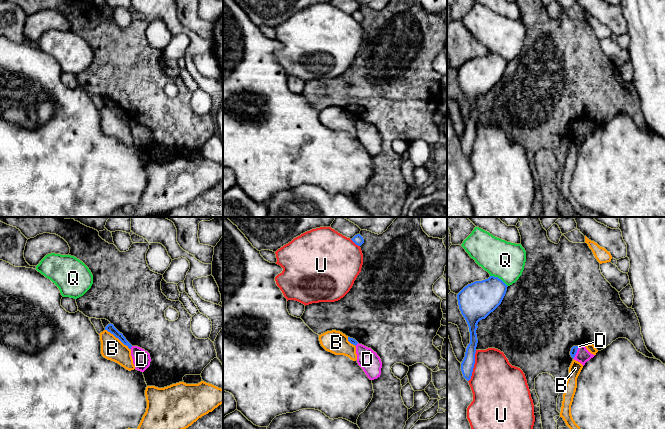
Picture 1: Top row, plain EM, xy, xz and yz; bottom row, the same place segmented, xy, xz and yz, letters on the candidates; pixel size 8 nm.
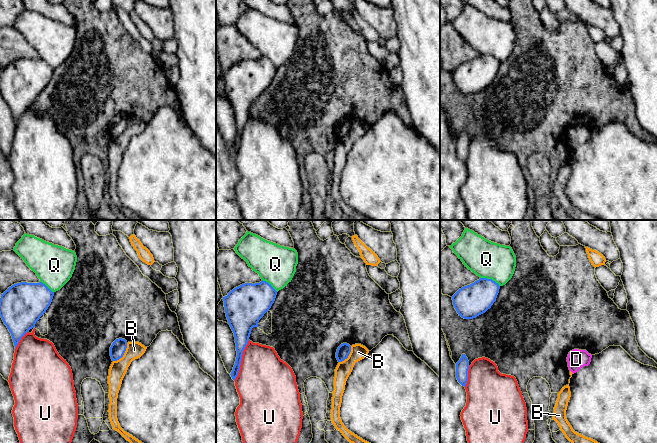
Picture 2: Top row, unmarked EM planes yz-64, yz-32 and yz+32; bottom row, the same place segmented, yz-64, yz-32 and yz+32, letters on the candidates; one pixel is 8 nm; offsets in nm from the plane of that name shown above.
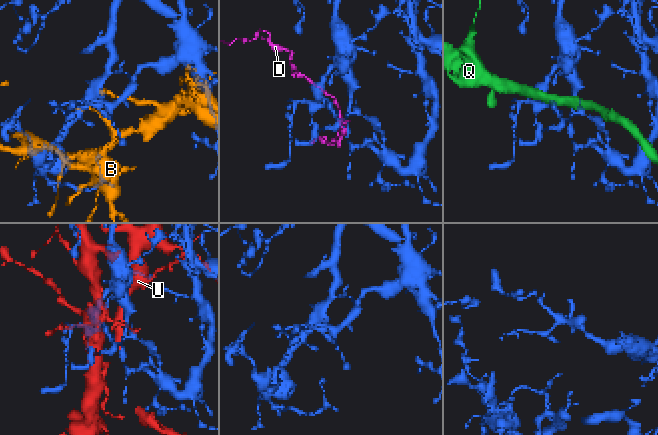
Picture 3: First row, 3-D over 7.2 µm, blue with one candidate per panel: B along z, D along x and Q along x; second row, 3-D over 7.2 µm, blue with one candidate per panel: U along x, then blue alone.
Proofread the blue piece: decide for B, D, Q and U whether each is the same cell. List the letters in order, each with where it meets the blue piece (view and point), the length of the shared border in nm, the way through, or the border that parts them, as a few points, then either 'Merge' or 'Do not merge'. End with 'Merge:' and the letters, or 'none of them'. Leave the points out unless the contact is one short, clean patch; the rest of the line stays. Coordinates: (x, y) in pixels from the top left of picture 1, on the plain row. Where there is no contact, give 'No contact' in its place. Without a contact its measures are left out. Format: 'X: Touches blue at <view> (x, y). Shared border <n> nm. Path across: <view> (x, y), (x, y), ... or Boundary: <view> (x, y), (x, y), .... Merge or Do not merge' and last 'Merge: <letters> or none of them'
B: Touches blue at xy (118, 114). Shared border 260 nm. Do not merge
D: Touches blue at yz (576, 128). Shared border 120 nm. Boundary: yz (579, 122), (573, 134). Do not merge
Q: Touches blue at yz (498, 54). Shared border 170 nm. Do not merge
U: Touches blue at yz (473, 142). Shared border 260 nm. Do not merge
Merge: none of them

